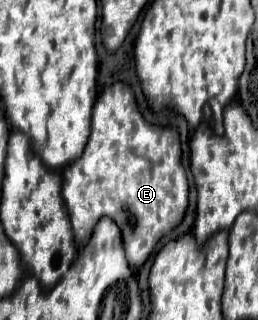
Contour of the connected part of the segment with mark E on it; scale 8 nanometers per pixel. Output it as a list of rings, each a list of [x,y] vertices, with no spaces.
[[[121,82],[113,84],[93,106],[91,136],[83,156],[63,168],[61,196],[77,248],[87,244],[97,220],[109,216],[123,232],[127,260],[137,272],[157,242],[181,224],[189,206],[177,130],[151,126],[139,112],[131,88]]]

